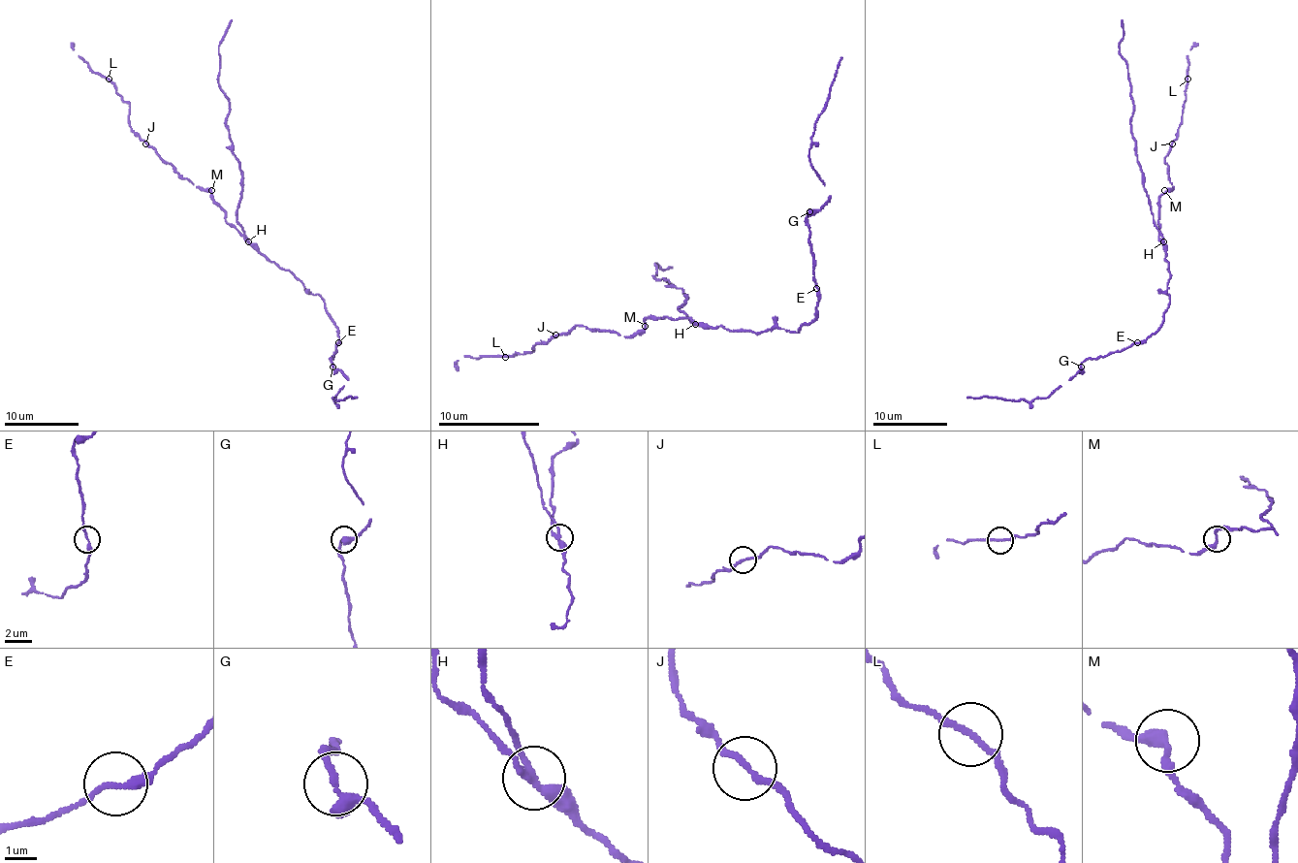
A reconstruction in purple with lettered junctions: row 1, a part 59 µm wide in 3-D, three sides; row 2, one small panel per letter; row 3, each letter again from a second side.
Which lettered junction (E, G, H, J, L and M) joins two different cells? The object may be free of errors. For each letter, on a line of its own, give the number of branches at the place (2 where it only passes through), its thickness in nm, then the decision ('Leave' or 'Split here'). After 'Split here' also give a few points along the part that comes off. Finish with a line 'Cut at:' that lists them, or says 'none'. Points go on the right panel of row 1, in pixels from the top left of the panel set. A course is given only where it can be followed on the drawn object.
E: Branches: 2. Thickness 220 nm. Leave
G: Branches: 2. Thickness 320 nm. Leave
H: Branches: 2. Thickness 280 nm. Split here. Course of the part to remove: (1162, 240), (1154, 220), (1144, 174), (1134, 151), (1127, 61), (1120, 54), (1120, 41), (1123, 37), (1122, 20)
J: Branches: 2. Thickness 190 nm. Leave
L: Branches: 2. Thickness 190 nm. Leave
M: Branches: 2. Thickness 300 nm. Leave
Cut at: H

